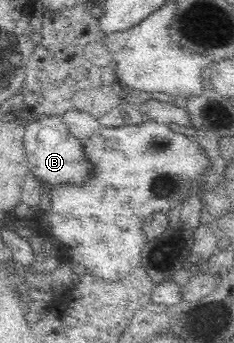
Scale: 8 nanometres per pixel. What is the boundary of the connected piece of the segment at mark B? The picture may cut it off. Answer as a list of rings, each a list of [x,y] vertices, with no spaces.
[[[37,117],[27,123],[23,135],[30,172],[49,189],[62,184],[83,184],[91,176],[93,165],[85,156],[82,139],[70,133],[62,117]]]

